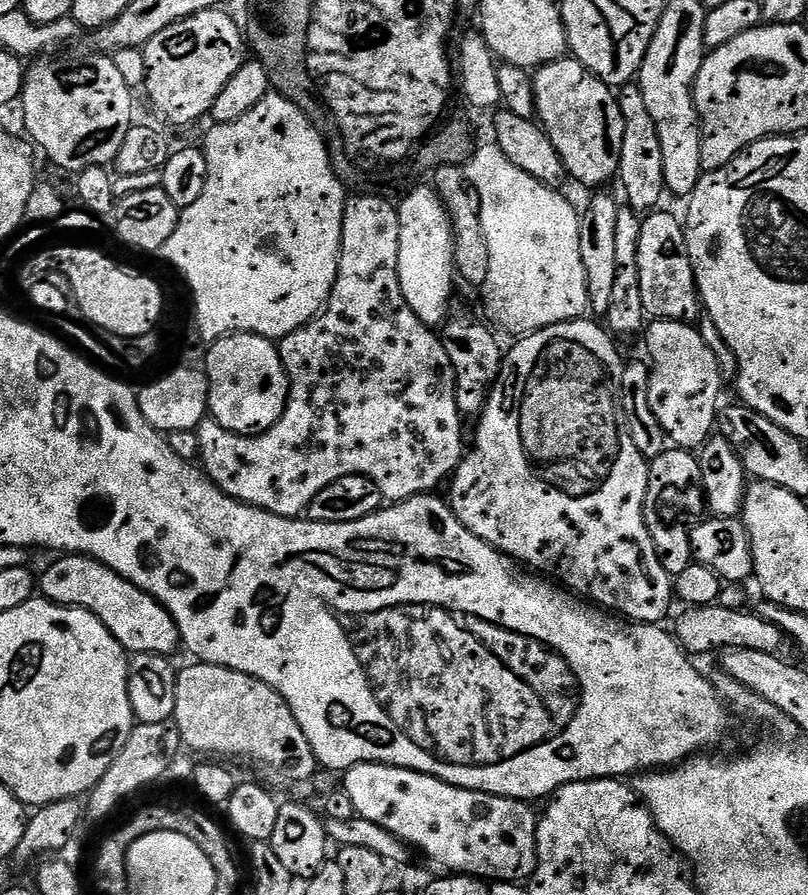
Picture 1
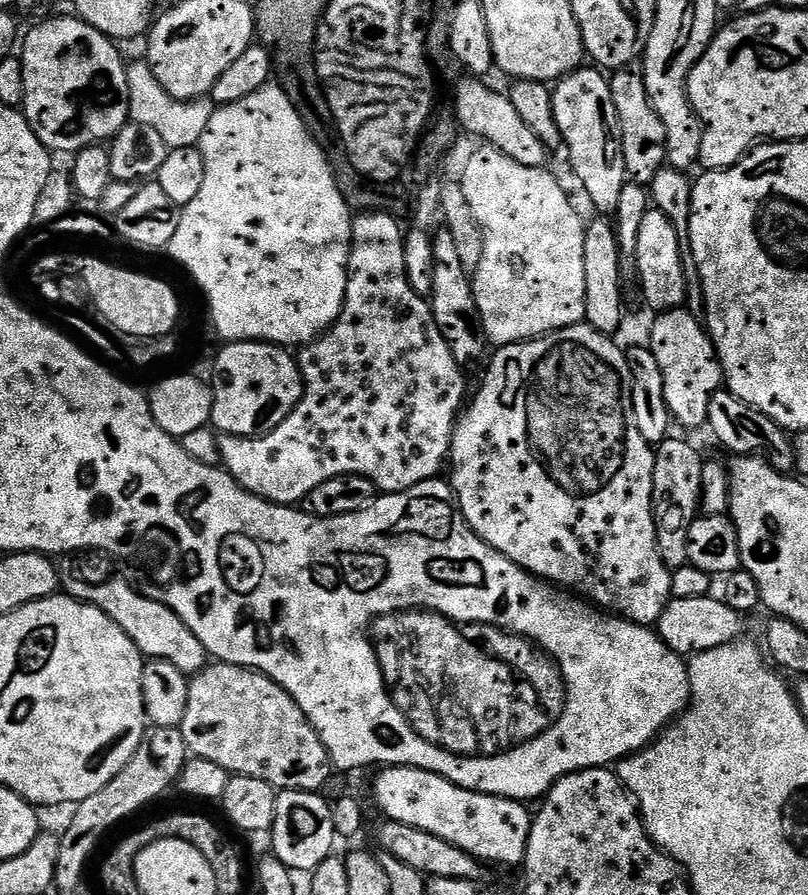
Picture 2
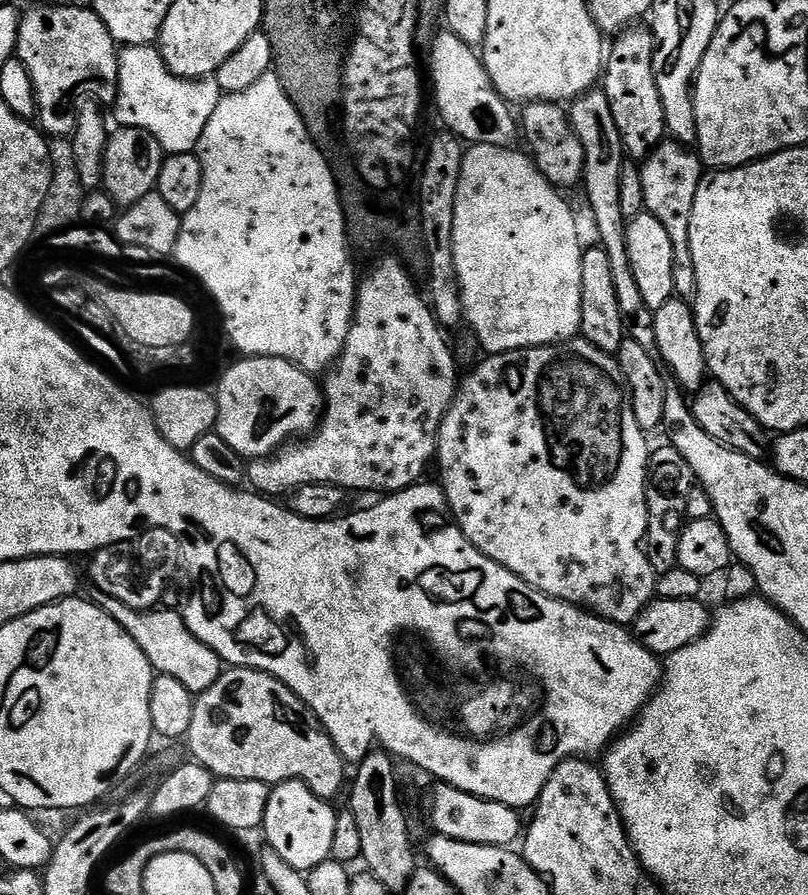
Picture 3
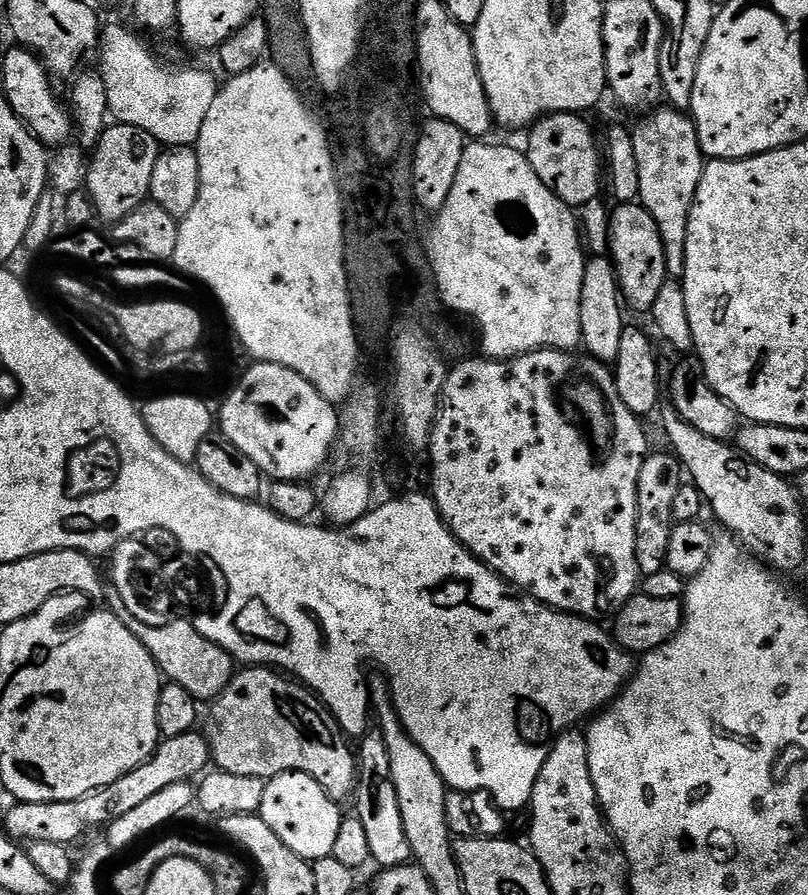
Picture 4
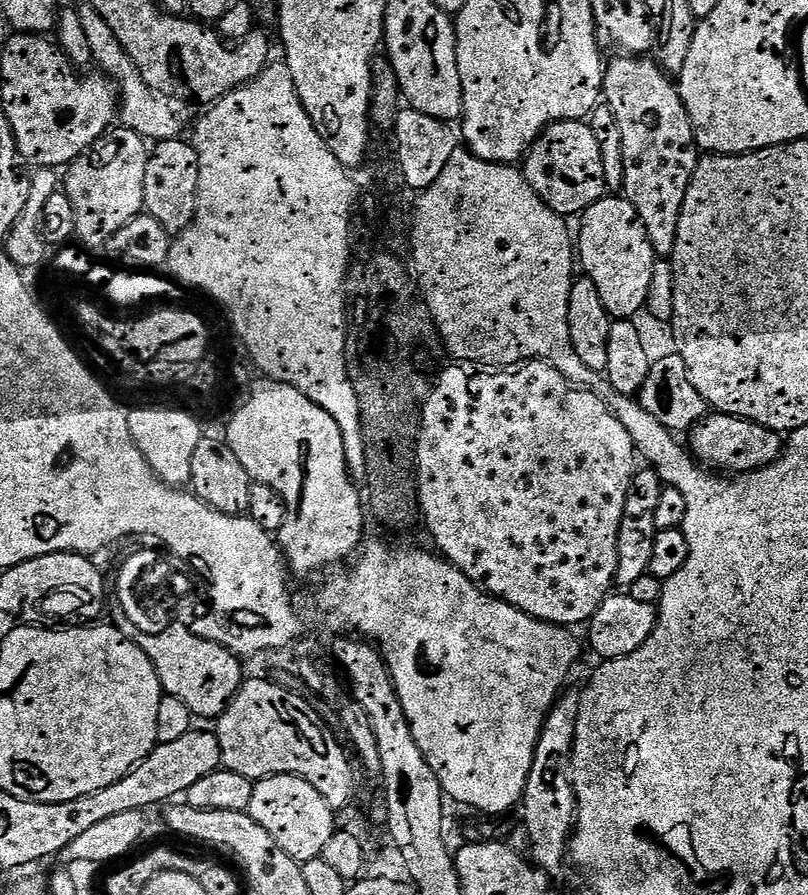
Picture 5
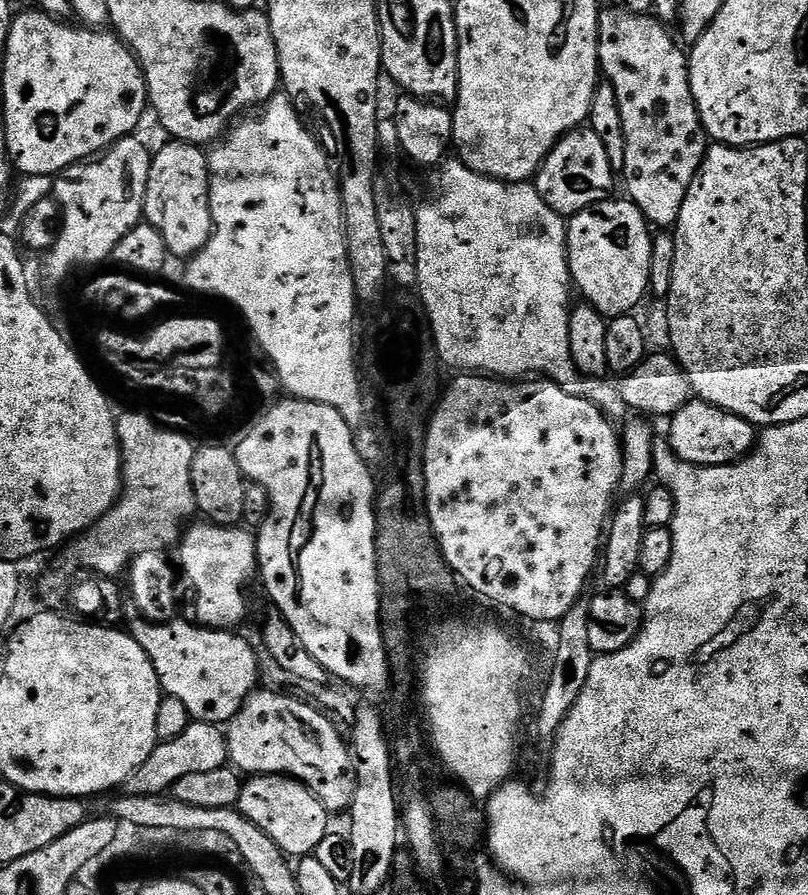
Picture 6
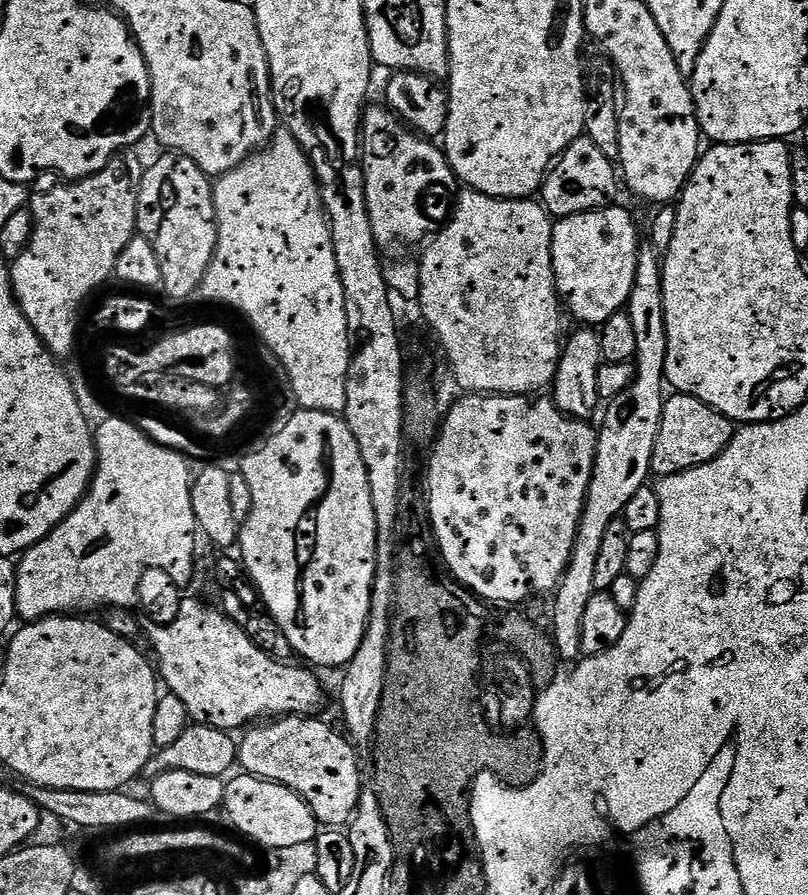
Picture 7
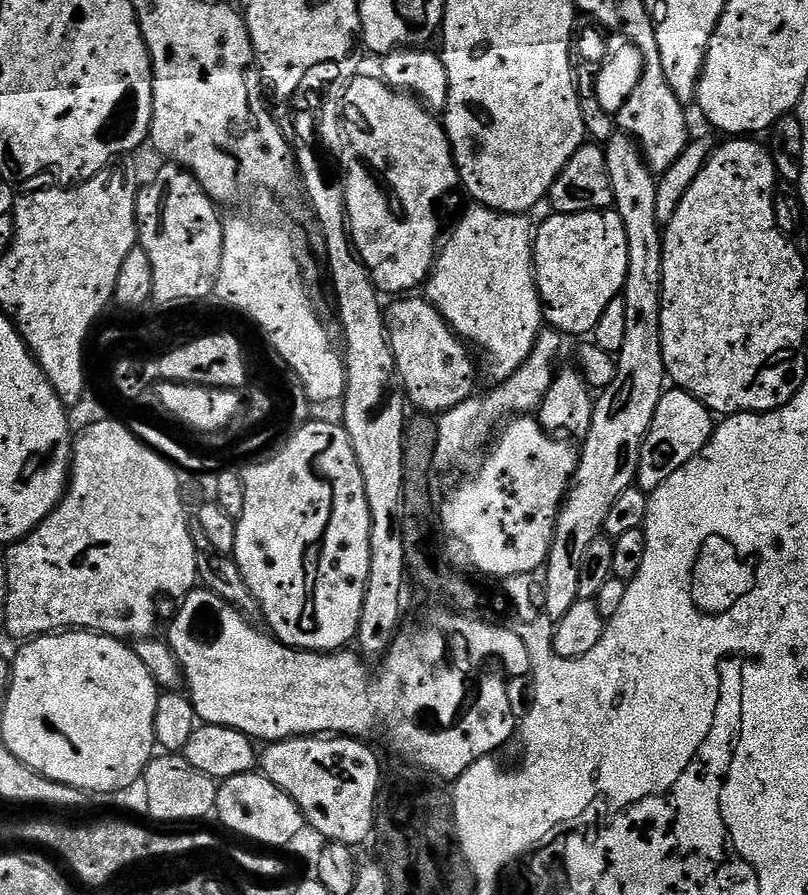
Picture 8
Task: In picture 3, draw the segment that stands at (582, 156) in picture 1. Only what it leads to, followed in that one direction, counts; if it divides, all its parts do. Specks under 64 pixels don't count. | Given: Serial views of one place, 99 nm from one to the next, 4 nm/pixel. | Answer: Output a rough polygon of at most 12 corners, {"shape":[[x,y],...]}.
{"shape":[[602,92],[577,97],[586,196],[633,339],[653,349],[620,208],[624,151]]}

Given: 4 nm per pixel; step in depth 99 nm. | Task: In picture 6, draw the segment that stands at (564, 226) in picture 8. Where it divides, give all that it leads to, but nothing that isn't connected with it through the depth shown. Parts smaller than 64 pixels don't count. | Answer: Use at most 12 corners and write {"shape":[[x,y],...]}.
{"shape":[[627,198],[567,221],[568,274],[605,318],[649,295],[653,233]]}

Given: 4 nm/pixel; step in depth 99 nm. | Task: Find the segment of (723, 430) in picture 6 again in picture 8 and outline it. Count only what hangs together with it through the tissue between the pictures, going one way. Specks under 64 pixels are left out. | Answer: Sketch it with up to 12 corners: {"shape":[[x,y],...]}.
{"shape":[[672,386],[644,439],[636,484],[651,494],[712,440],[714,414]]}

